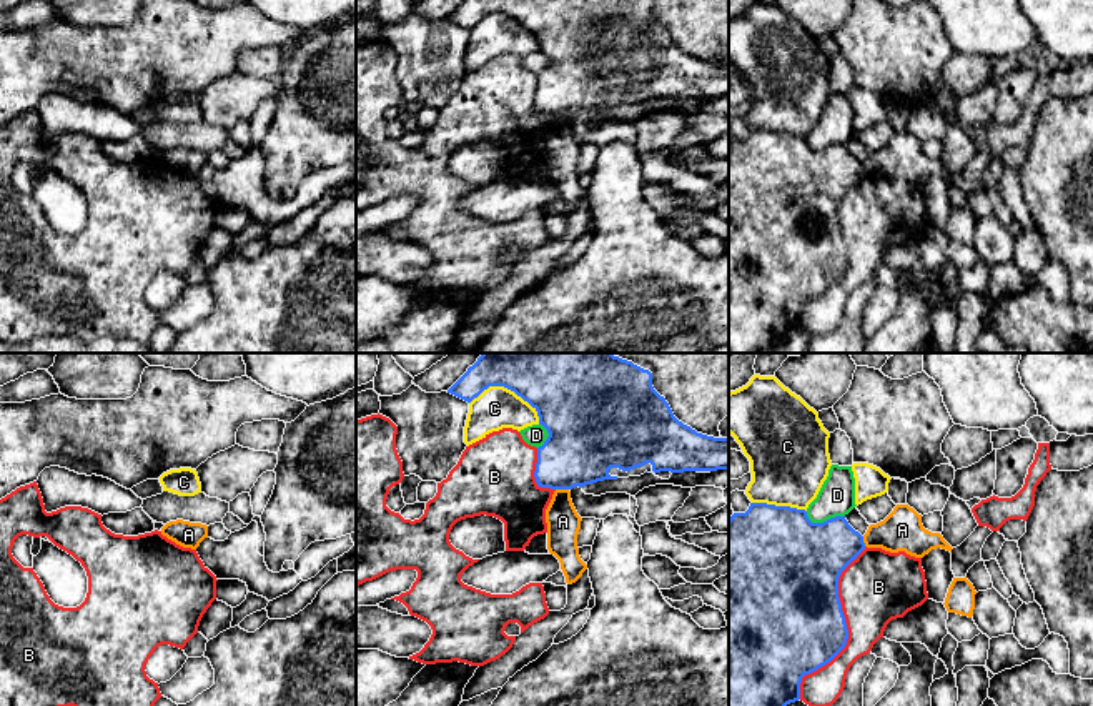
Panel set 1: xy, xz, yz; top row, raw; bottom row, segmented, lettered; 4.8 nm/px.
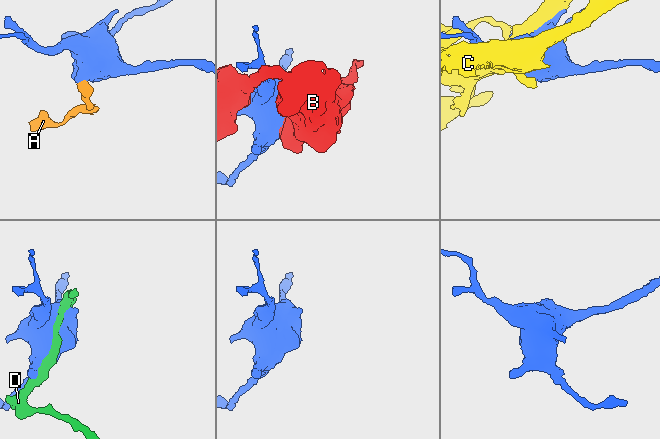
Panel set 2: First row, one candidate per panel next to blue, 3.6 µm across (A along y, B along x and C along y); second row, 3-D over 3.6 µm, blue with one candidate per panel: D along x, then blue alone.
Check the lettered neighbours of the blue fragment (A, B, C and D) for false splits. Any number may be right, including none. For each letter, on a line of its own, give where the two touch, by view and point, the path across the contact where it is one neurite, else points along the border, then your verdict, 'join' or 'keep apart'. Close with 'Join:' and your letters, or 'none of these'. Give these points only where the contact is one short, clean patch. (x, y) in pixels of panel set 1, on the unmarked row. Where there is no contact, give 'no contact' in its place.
A: xz (563, 115) | along xz (556, 115), (568, 117) | keep apart
B: yz (845, 255) | keep apart
C: xz (509, 15) | keep apart
D: yz (824, 149) | keep apart
Join: none of these

